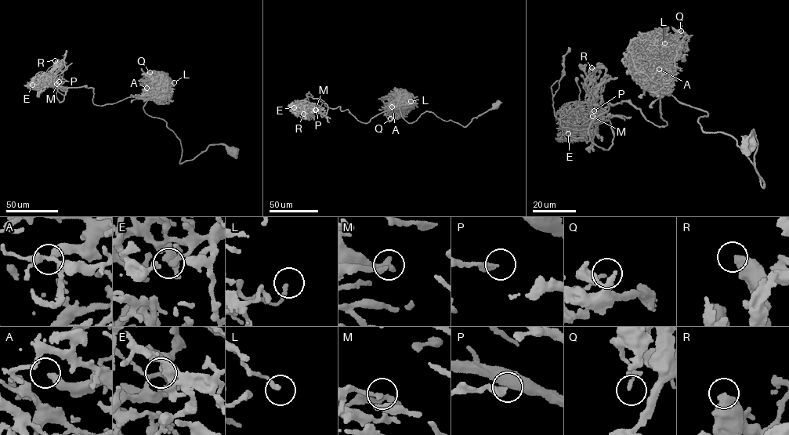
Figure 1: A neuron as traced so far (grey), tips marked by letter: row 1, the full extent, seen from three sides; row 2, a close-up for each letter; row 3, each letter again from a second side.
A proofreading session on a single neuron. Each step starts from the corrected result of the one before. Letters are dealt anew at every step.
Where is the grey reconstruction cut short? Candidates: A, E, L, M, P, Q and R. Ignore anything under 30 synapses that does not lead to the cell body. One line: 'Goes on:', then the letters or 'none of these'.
Goes on: A, M, P

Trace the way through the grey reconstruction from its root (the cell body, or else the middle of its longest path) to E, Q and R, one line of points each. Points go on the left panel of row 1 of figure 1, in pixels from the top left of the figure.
E: (231, 151), (179, 163), (146, 99), (95, 105), (85, 85), (59, 102), (59, 87), (32, 85)
Q: (231, 151), (222, 144), (211, 144), (179, 163), (179, 140), (165, 121), (143, 110), (157, 92), (150, 72)
R: (231, 151), (179, 163), (146, 99), (94, 104), (92, 88), (55, 85), (55, 60)

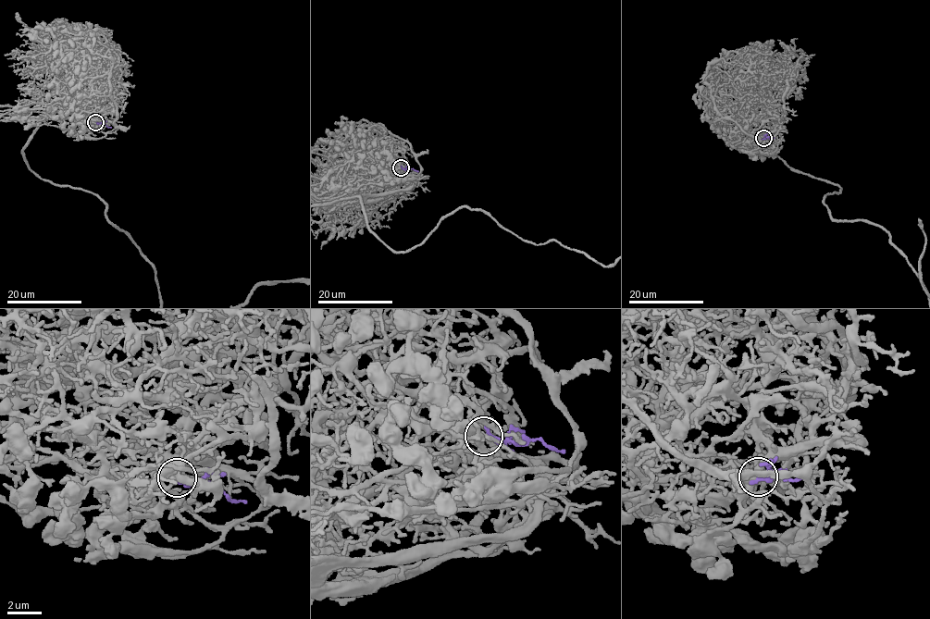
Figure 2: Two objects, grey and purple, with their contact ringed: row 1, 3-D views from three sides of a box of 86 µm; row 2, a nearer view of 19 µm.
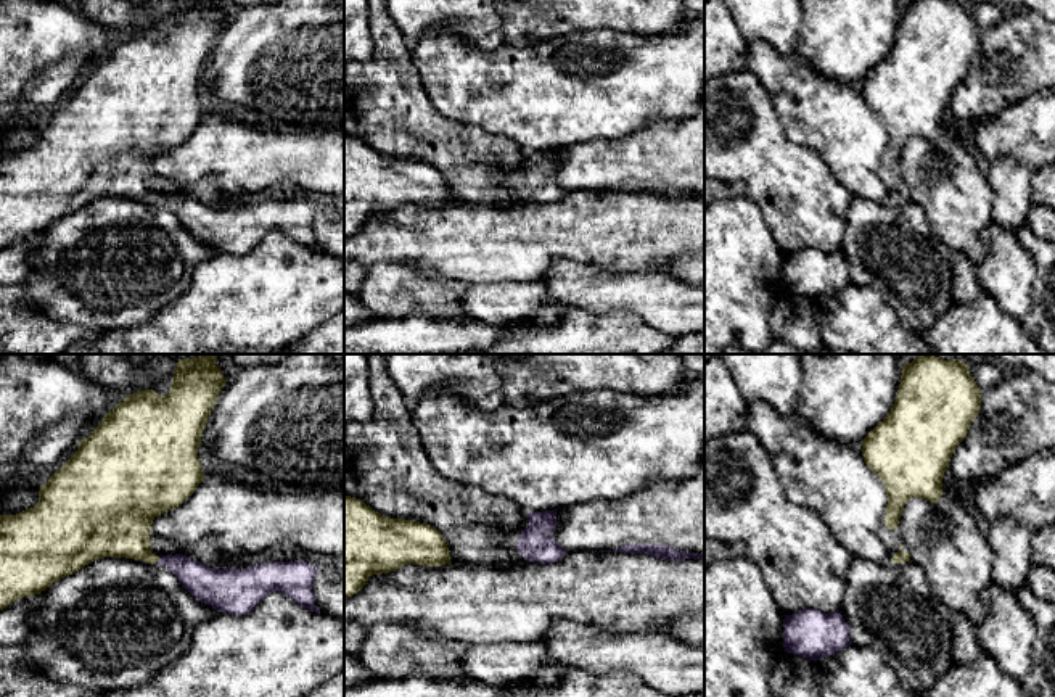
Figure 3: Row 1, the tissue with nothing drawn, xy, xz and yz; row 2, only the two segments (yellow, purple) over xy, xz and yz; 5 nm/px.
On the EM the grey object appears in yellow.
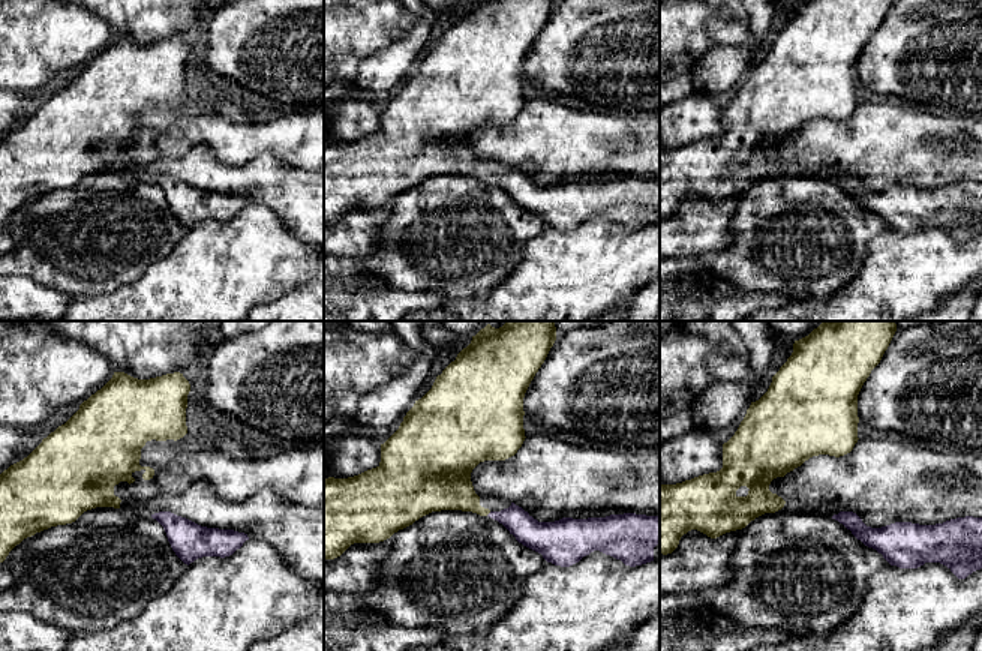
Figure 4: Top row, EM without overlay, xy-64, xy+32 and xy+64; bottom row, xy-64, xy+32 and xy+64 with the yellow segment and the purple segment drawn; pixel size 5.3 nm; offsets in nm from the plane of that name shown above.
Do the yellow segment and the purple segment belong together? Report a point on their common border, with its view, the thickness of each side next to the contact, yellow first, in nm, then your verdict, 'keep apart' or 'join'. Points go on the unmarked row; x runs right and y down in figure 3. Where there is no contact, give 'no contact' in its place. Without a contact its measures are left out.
xy (156, 200) | 300/160 nm | join

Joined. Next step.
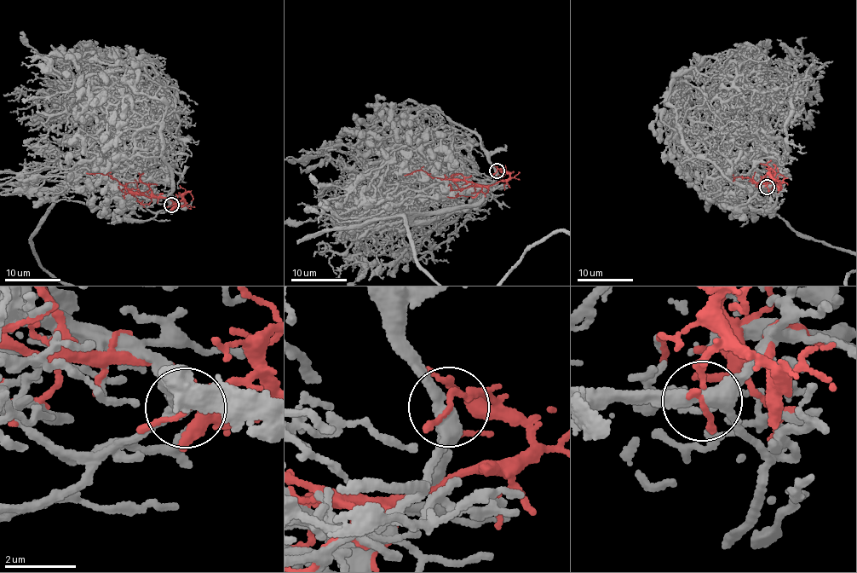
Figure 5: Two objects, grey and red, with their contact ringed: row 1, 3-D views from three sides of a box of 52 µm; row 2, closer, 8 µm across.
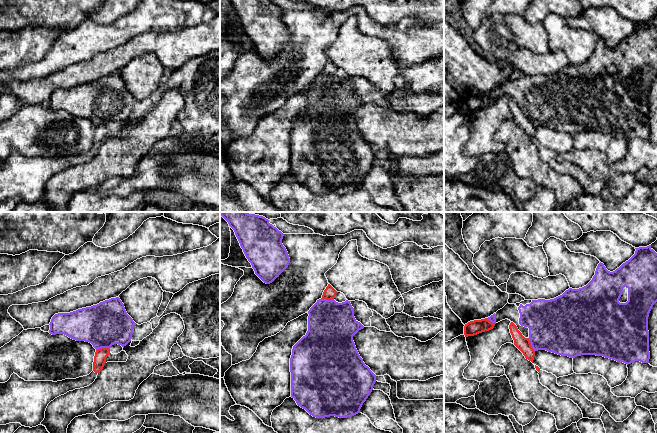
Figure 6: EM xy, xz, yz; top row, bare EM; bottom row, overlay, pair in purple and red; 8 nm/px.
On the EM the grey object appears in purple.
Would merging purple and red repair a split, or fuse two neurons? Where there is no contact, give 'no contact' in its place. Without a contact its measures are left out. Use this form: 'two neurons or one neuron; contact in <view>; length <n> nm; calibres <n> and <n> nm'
two neurons; contact in xy; length 110 nm; calibres 360 and 100 nm

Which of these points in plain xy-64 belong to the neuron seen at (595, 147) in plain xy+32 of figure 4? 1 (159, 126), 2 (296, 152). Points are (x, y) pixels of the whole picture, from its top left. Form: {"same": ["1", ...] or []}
{"same": ["2"]}

